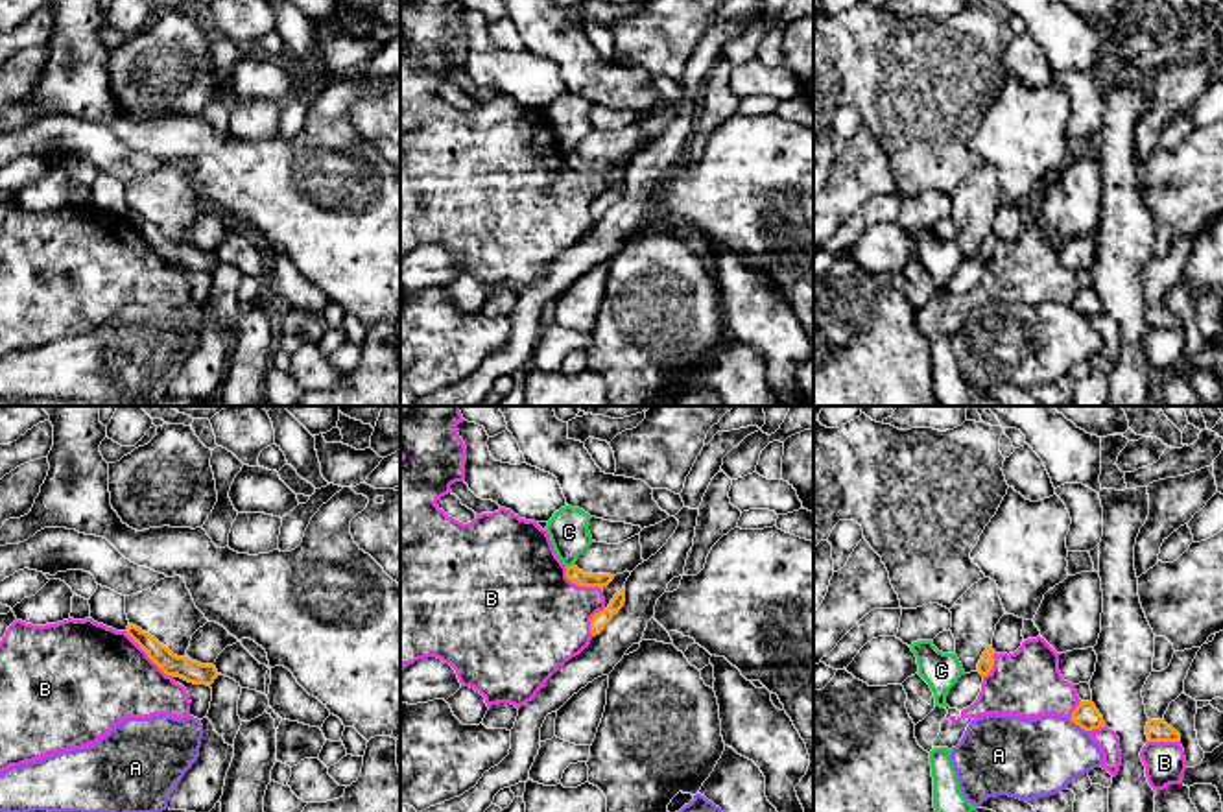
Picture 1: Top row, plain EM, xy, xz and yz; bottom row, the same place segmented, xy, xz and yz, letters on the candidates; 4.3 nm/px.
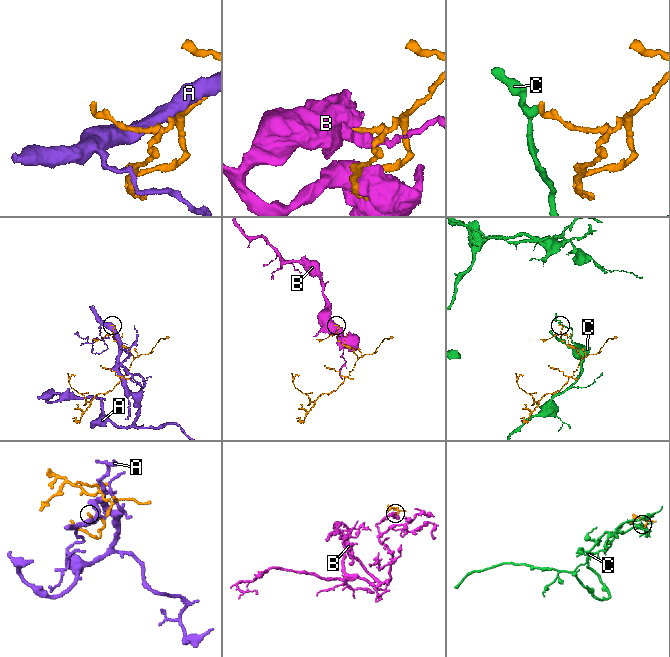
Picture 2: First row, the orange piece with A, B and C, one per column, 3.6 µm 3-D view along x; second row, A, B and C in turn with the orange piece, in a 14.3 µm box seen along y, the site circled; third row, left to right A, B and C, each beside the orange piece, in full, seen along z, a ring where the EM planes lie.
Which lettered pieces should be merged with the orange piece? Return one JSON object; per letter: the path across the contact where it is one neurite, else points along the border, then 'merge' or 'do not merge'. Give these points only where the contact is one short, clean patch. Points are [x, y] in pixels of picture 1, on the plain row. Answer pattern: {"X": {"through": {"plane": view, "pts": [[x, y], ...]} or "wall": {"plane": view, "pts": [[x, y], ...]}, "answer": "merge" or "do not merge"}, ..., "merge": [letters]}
{"A": {"answer": "do not merge"}, "B": {"answer": "do not merge"}, "C": {"wall": {"plane": "xz", "pts": [[574, 150], [567, 154]]}, "answer": "do not merge"}, "merge": []}

